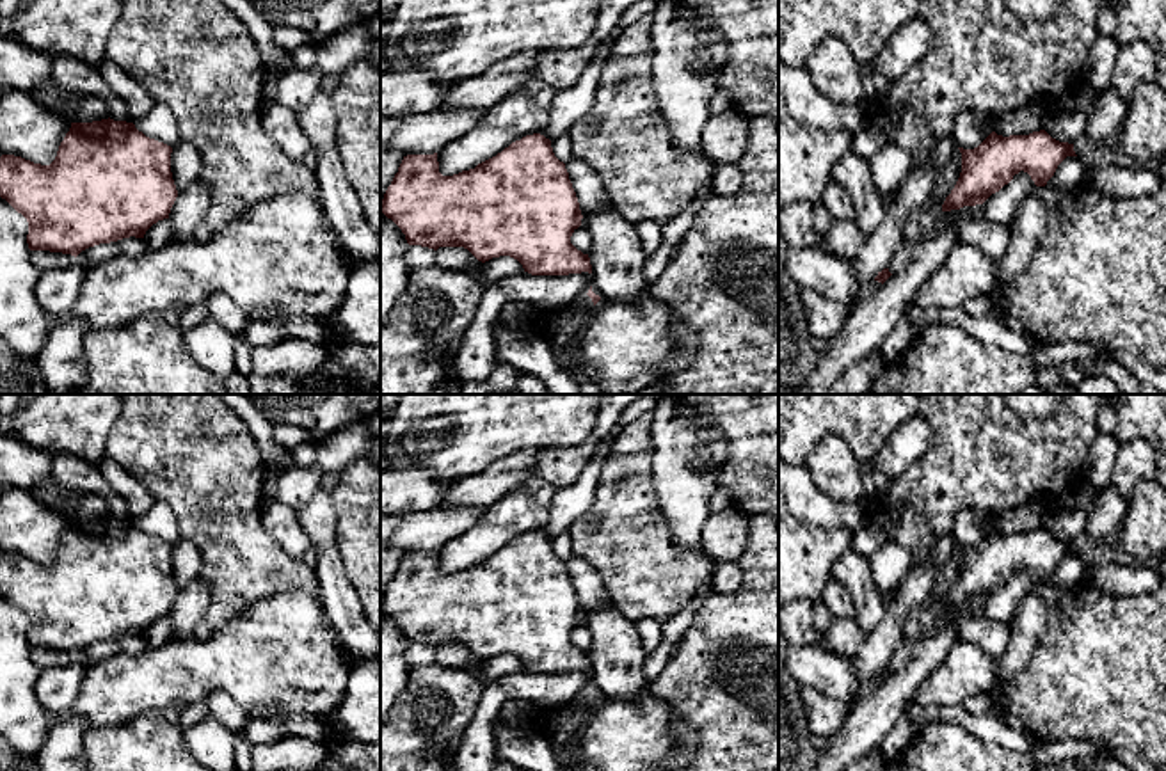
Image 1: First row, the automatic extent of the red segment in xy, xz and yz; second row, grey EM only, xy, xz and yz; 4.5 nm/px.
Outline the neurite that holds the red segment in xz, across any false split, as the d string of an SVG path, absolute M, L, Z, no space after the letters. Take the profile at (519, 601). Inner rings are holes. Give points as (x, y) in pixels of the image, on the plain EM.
M540 531L512 540L475 567L453 574L439 570L437 551L403 554L387 584L380 609L405 632L409 643L437 648L464 645L478 659L510 654L531 673L592 672L588 652L571 641L581 608L565 561Z

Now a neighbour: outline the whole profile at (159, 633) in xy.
M164 616L164 618L158 618L156 622L153 622L146 629L144 638L149 647L162 647L162 645L176 640L176 632L172 629L169 616Z

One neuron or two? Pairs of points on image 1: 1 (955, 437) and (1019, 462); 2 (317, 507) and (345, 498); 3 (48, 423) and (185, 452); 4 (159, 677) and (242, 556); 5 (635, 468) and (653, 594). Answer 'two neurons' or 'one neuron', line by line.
1: one neuron
2: two neurons
3: two neurons
4: two neurons
5: one neuron

